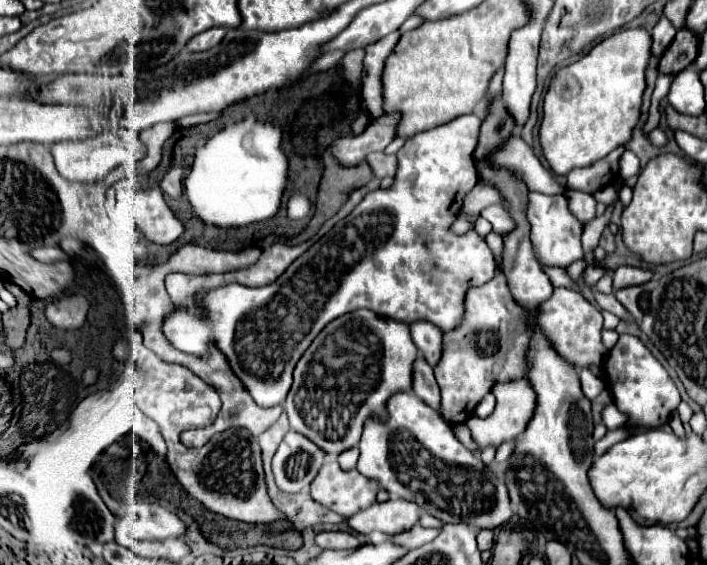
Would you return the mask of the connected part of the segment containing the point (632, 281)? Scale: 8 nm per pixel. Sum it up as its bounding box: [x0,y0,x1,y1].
[613,266,653,290]

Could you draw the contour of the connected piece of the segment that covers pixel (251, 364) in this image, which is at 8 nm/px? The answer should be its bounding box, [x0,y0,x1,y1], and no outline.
[163,114,495,406]

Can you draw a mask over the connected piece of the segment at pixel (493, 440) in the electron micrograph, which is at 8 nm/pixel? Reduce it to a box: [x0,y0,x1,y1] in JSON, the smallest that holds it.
[467,378,537,448]

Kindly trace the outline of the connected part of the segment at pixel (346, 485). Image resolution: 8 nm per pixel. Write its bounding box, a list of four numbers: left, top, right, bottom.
[311,462,379,518]

